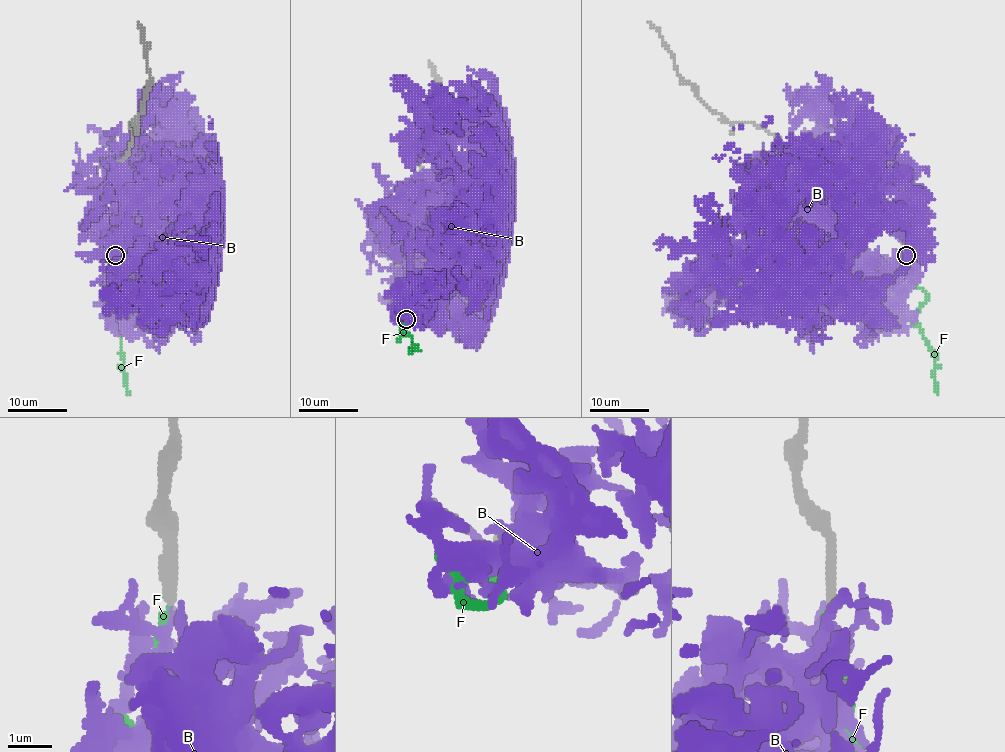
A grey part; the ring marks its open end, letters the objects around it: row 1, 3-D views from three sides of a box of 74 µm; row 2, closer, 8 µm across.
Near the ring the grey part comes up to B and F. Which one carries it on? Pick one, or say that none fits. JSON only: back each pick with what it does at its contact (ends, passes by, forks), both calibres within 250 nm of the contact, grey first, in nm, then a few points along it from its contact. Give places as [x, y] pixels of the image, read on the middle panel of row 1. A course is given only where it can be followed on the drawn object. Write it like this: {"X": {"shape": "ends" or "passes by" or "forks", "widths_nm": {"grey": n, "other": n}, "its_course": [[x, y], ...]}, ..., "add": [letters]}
{"F": {"shape": "ends", "widths_nm": {"grey": 300, "other": 140}, "its_course": [[406, 320], [400, 326], [399, 339], [402, 327], [411, 337], [413, 348], [415, 345], [419, 351]]}, "add": ["F"]}

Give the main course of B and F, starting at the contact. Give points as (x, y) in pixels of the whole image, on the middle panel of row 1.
B: (406, 320), (430, 298), (439, 250), (449, 249), (456, 261), (453, 274), (470, 262), (452, 241), (437, 203)
F: (406, 320), (400, 326), (399, 339), (402, 327), (411, 337), (413, 348), (415, 345), (419, 351)

